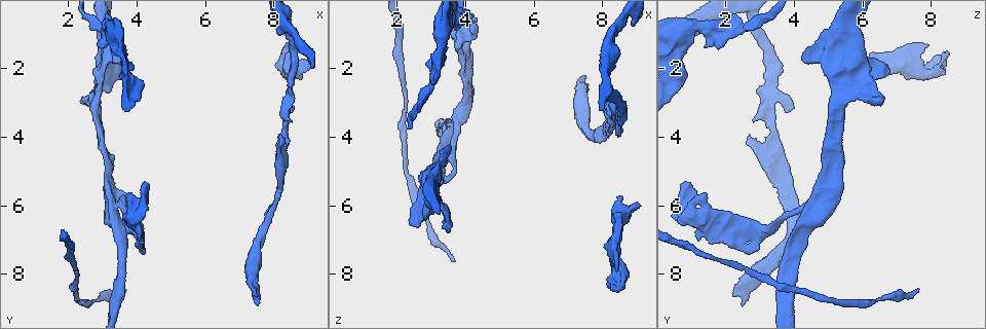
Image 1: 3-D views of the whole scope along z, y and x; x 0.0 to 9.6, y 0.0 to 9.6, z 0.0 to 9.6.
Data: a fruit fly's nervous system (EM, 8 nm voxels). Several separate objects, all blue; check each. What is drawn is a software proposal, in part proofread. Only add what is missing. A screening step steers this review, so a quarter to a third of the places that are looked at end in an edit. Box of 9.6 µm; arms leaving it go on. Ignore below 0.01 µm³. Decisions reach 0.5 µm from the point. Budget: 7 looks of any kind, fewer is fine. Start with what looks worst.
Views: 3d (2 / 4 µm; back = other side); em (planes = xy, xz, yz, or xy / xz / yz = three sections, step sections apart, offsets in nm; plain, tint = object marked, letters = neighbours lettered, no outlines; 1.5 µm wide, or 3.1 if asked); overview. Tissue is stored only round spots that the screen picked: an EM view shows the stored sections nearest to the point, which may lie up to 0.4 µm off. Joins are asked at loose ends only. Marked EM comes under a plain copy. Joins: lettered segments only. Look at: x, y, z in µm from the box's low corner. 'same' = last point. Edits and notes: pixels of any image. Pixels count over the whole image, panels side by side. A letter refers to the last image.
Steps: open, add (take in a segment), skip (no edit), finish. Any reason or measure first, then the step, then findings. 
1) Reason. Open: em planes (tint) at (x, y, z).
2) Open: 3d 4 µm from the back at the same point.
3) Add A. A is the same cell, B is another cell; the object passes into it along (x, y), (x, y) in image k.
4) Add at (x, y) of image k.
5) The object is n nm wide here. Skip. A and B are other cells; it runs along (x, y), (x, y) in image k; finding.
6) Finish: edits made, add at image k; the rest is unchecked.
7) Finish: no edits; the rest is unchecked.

Branch stops here. Open: em yz step 8 (tint) at (7.55, 8.90, 2.50).

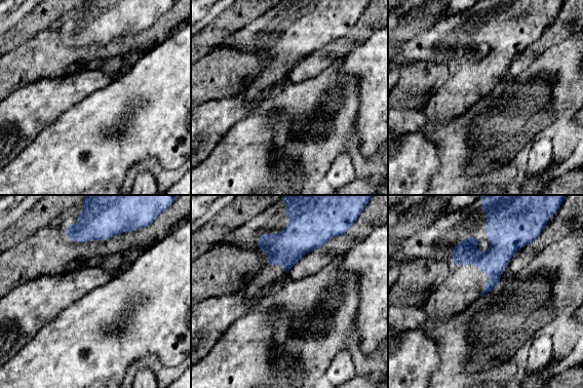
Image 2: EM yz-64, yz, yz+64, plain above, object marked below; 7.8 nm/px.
See the neighbours. Open: em yz step 8 (letters) at the same point.

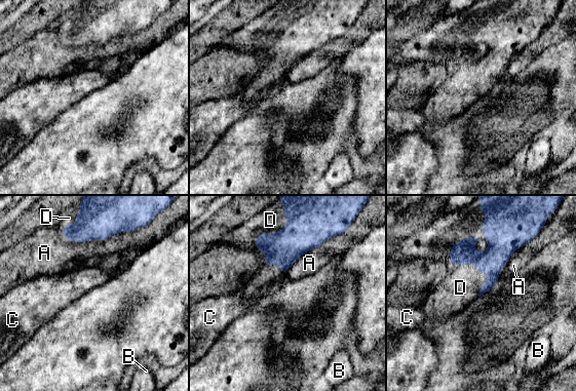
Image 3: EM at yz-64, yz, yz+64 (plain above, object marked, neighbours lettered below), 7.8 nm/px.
Add D. D is the same cell, A, B and C are other cells; the object passes into it along (463, 252), (465, 264), (460, 287) in image 3; it goes on there.

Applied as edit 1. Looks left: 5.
Open: overview.

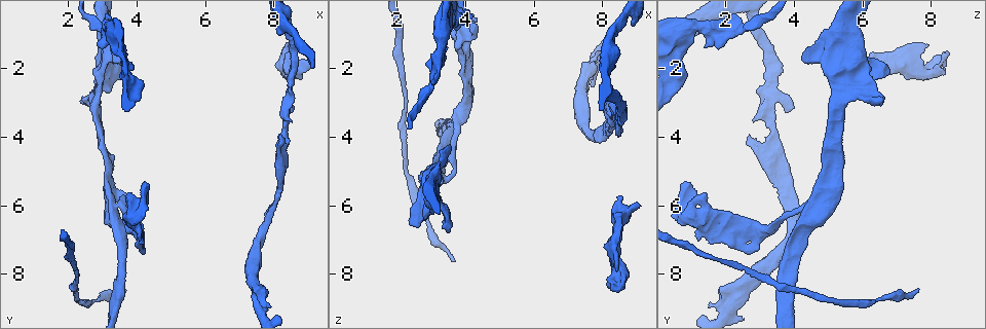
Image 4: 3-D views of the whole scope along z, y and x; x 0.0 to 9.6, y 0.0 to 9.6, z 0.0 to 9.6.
Tapers out. Open: 3d 2 µm at (3.65, 8.50, 7.65).

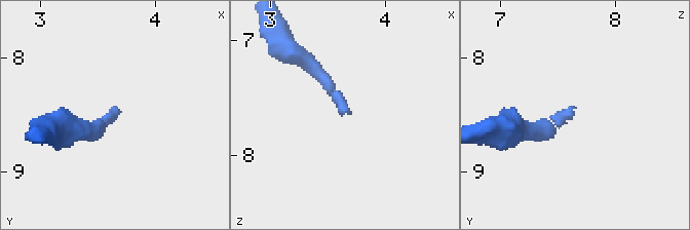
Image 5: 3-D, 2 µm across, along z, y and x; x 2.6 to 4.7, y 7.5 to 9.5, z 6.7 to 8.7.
Open: em yz step 8 (letters) at (3.68, 8.44, 7.62).

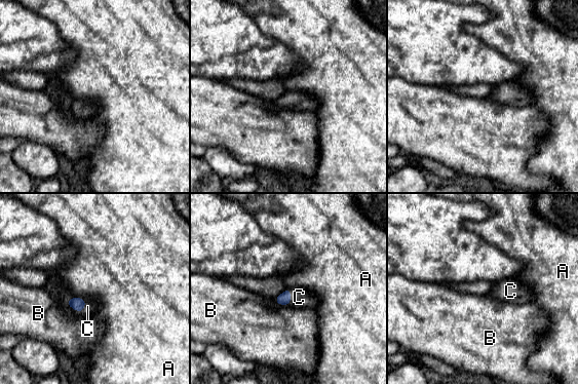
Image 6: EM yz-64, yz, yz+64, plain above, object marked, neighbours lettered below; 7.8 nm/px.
Cut it another way. Open: em planes (letters) at the same point.

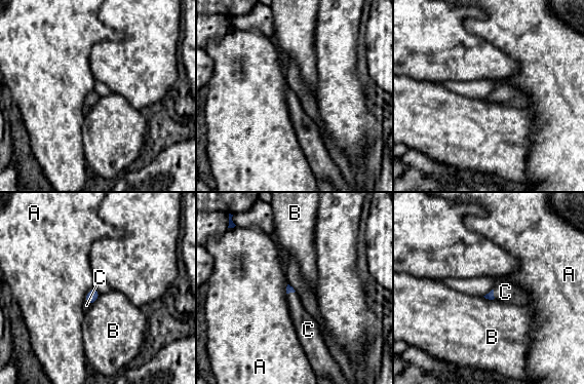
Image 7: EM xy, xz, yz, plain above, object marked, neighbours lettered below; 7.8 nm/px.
Add C. C is the same cell, A and B are other cells; the object passes into it along (490, 296), (493, 294), (505, 292) in image 7; the neuron continues.

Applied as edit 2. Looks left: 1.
Finish: edits made, add at image 3, add at image 7; the rest is unchecked.

